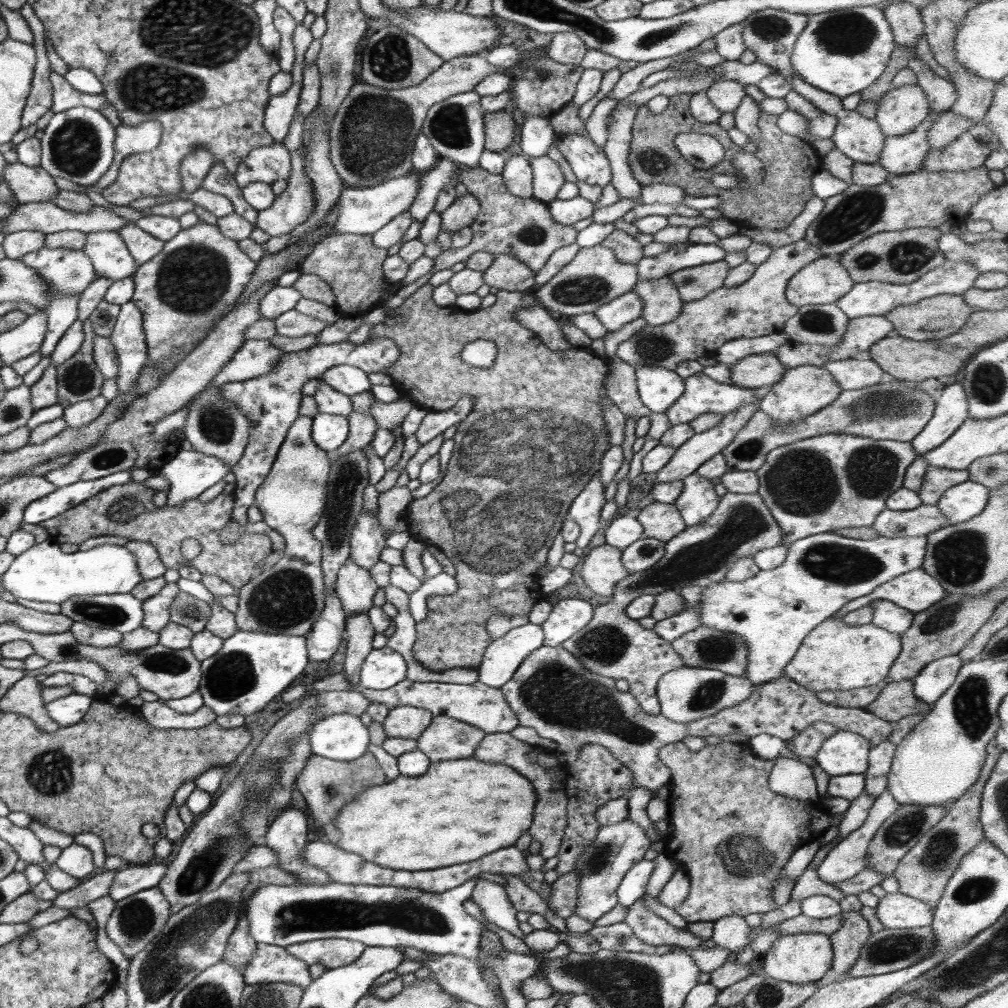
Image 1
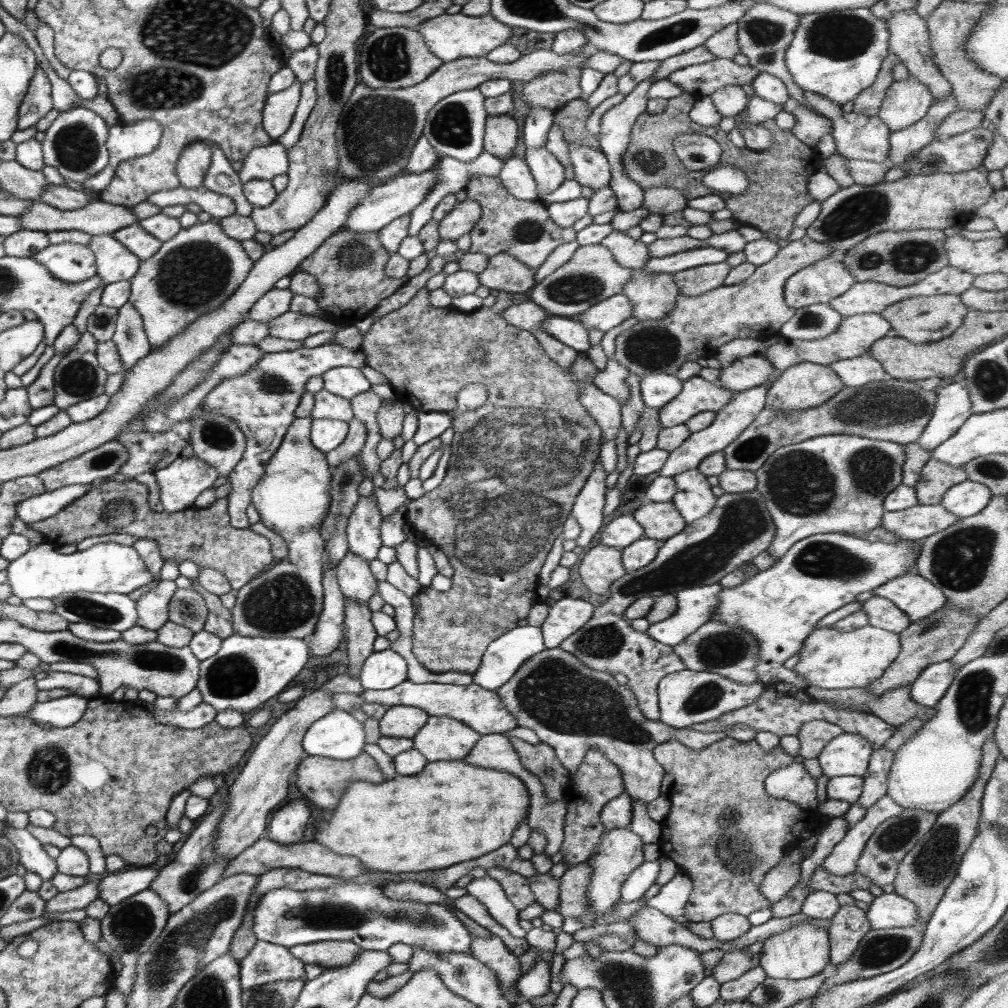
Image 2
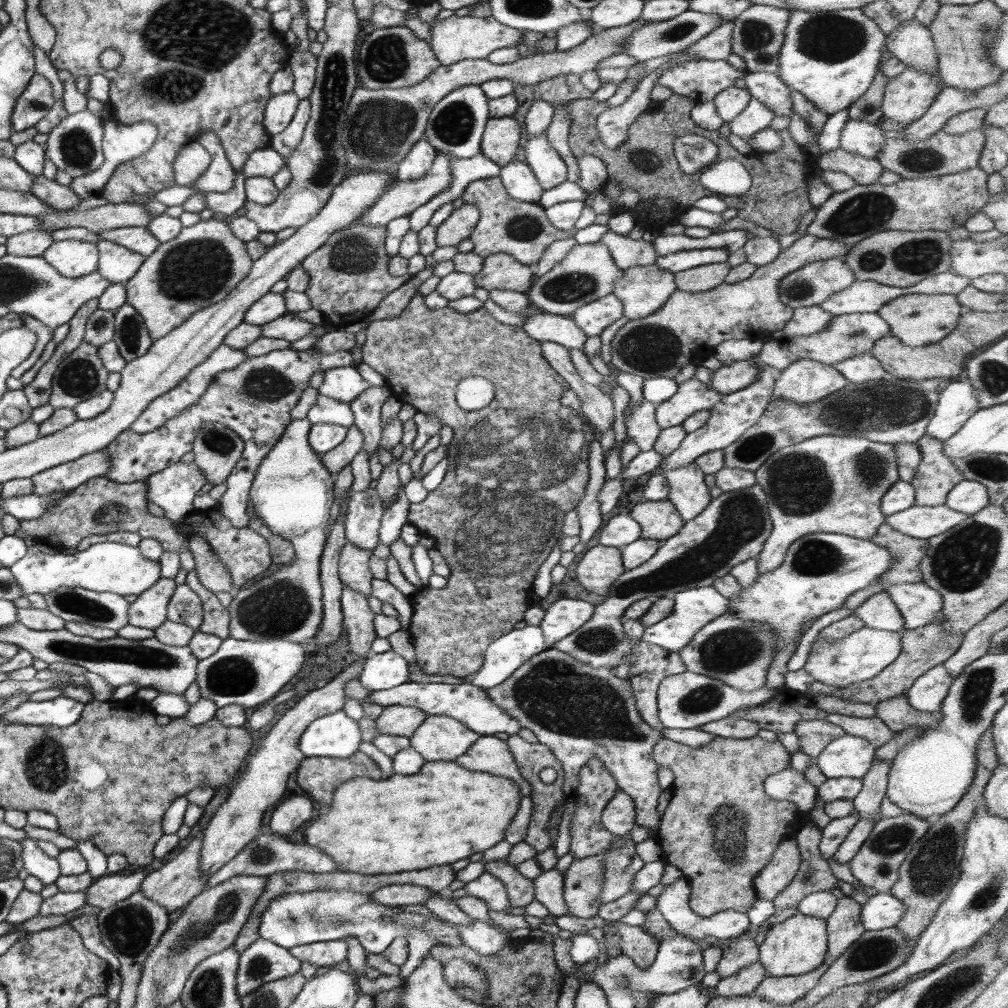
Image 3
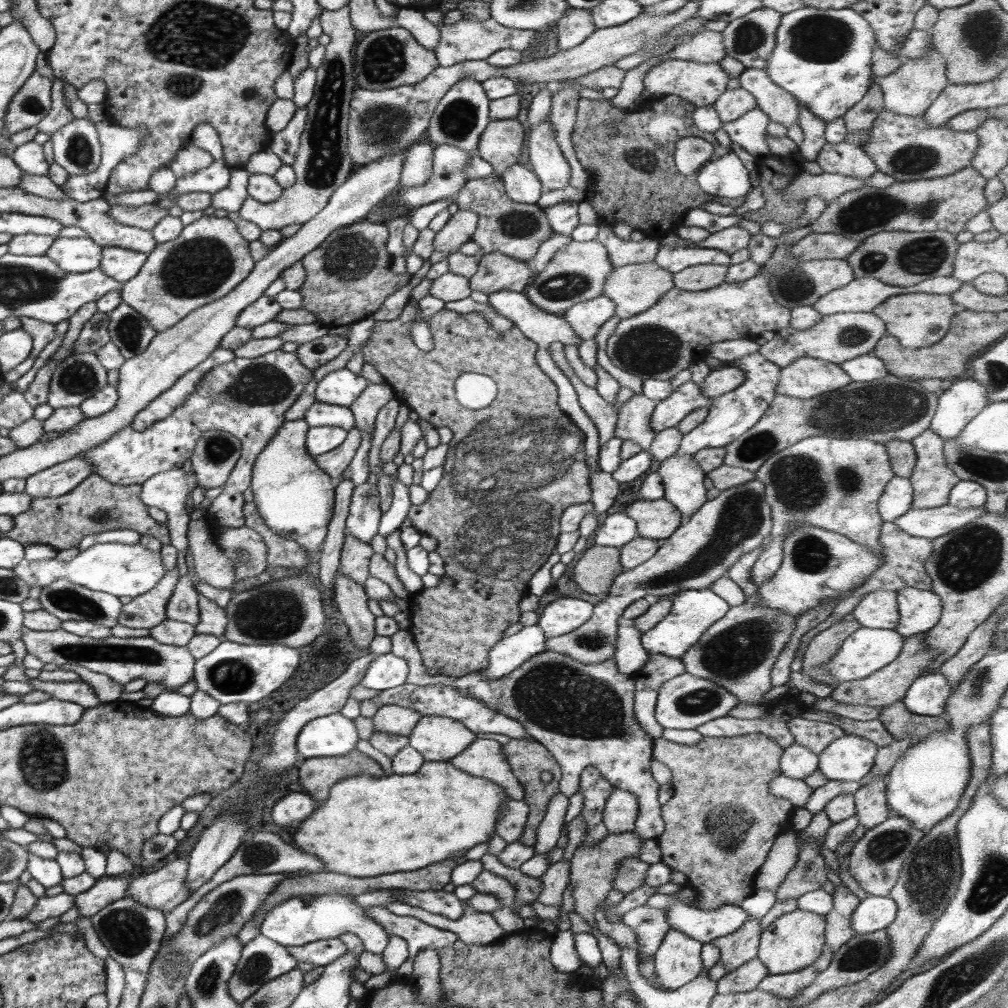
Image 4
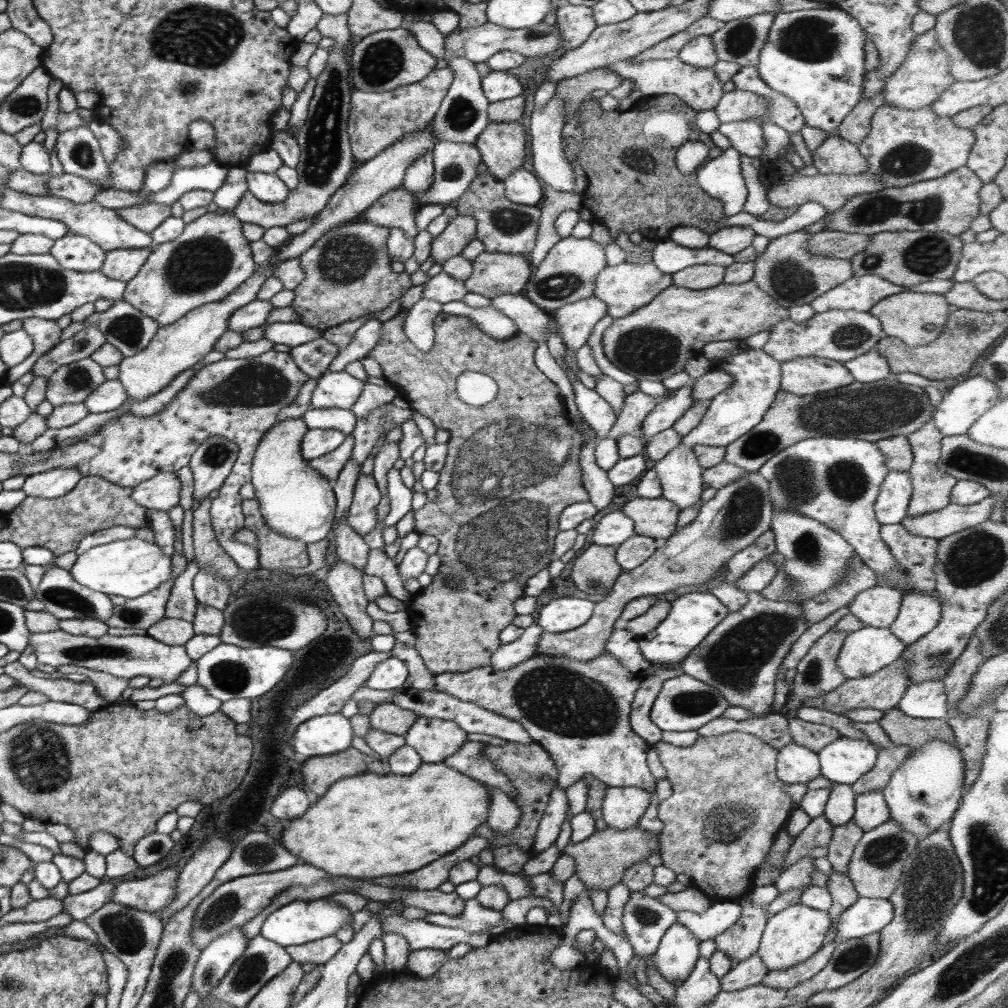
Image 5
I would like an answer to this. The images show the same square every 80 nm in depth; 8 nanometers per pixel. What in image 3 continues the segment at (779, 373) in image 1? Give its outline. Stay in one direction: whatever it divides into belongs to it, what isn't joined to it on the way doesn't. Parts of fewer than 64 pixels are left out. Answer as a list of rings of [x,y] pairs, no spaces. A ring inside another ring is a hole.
[[[749,359],[723,365],[714,371],[709,387],[722,395],[742,390],[757,379],[758,359]]]

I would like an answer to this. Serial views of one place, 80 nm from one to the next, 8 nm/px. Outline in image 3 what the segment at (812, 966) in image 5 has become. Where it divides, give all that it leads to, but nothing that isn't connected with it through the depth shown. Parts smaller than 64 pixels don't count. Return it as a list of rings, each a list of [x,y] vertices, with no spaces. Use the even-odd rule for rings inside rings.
[[[826,955],[824,963],[806,974],[783,977],[766,976],[754,993],[775,1005],[792,1004],[819,983],[819,978],[832,963],[833,960]]]

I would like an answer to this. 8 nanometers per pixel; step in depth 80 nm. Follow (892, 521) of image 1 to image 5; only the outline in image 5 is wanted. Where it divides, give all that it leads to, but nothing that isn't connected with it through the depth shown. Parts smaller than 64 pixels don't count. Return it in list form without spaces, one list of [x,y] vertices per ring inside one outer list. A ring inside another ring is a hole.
[[[992,495],[975,505],[962,506],[951,502],[942,510],[906,516],[900,524],[913,535],[940,539],[988,520],[995,502],[997,500]]]

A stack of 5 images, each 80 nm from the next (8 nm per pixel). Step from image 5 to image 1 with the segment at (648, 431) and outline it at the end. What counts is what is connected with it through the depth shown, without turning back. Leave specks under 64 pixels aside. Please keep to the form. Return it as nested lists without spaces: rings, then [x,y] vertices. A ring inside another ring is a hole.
[[[697,372],[685,378],[684,382],[685,389],[682,396],[665,412],[672,425],[689,423],[696,418],[696,415],[704,413],[725,415],[738,408],[742,408],[742,406],[746,406],[746,404],[756,404],[760,400],[755,394],[756,388],[740,388],[732,384],[722,384],[712,380],[703,372]]]

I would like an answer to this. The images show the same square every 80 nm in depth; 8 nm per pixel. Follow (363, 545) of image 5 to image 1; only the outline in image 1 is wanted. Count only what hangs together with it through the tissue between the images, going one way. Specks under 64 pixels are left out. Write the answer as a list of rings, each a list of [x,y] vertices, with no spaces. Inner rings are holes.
[[[348,560],[338,571],[334,589],[348,618],[354,614],[367,614],[374,604],[374,595],[379,586],[367,570]]]

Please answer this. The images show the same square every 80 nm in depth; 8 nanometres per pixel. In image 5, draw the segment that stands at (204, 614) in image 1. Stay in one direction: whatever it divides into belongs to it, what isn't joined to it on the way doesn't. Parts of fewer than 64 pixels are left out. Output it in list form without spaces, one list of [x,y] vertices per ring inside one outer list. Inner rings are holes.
[[[197,560],[187,563],[172,585],[170,598],[165,609],[165,618],[178,618],[188,622],[194,621],[198,602],[193,591],[193,580],[199,571]]]

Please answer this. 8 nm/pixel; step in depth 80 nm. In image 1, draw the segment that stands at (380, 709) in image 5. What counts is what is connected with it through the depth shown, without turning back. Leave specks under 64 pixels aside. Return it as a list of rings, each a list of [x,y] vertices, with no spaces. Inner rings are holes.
[[[415,706],[392,707],[383,722],[383,729],[388,738],[418,740],[420,734],[431,723],[432,717],[433,714],[424,708],[416,708]]]

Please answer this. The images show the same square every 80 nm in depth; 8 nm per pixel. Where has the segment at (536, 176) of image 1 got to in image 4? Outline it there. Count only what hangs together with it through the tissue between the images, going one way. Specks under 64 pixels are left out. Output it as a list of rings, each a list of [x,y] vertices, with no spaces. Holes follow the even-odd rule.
[[[549,118],[531,128],[528,148],[532,170],[544,190],[566,189],[570,181],[570,166],[554,141],[554,130]]]

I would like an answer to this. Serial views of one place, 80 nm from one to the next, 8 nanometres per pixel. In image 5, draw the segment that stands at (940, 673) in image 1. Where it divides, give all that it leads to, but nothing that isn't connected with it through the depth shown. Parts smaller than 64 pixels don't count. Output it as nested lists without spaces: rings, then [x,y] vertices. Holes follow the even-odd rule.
[[[924,681],[908,686],[896,707],[912,718],[947,719],[949,712],[944,682]]]

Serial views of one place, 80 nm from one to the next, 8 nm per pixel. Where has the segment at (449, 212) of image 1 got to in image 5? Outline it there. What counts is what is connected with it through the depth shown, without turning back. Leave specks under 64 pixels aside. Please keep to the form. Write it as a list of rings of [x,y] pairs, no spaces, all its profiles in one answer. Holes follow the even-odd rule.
[[[457,214],[445,230],[431,242],[431,256],[436,264],[442,265],[448,259],[461,255],[463,248],[477,233],[476,221],[471,216]]]

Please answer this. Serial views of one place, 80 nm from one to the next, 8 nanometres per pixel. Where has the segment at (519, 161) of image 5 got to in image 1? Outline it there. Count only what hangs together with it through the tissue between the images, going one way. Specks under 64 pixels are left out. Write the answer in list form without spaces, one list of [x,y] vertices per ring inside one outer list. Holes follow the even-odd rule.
[[[510,109],[494,113],[485,113],[484,119],[485,150],[503,153],[512,144],[514,120]]]

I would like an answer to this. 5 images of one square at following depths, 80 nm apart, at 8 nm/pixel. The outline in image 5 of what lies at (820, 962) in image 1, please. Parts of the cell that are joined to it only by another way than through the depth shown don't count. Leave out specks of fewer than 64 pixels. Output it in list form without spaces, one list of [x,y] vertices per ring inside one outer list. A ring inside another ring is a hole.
[[[802,903],[790,905],[767,920],[756,954],[770,971],[797,965],[821,949],[830,928],[832,920],[828,911],[804,906]]]

